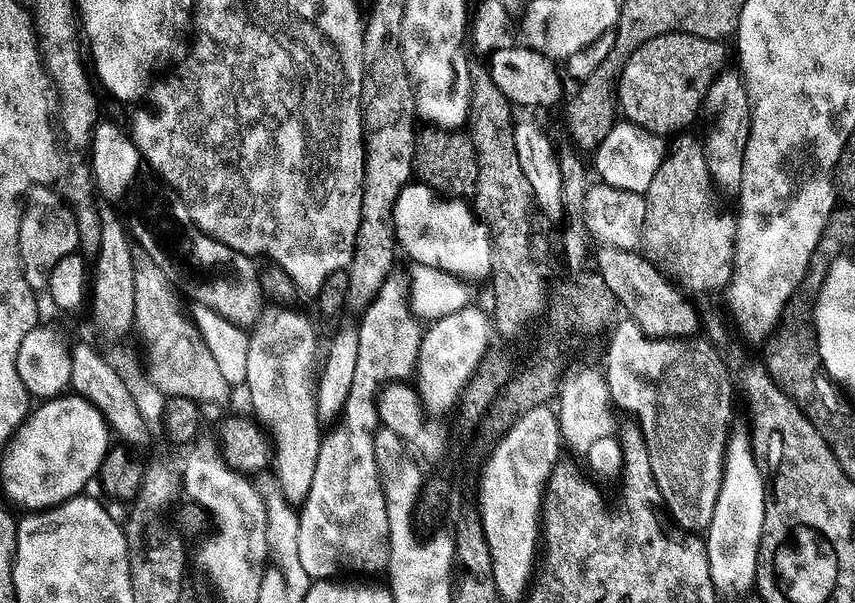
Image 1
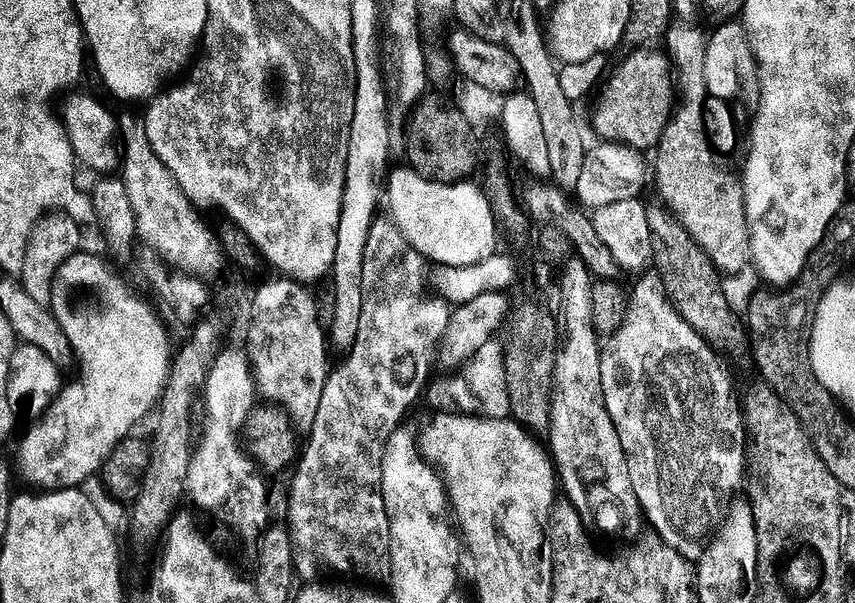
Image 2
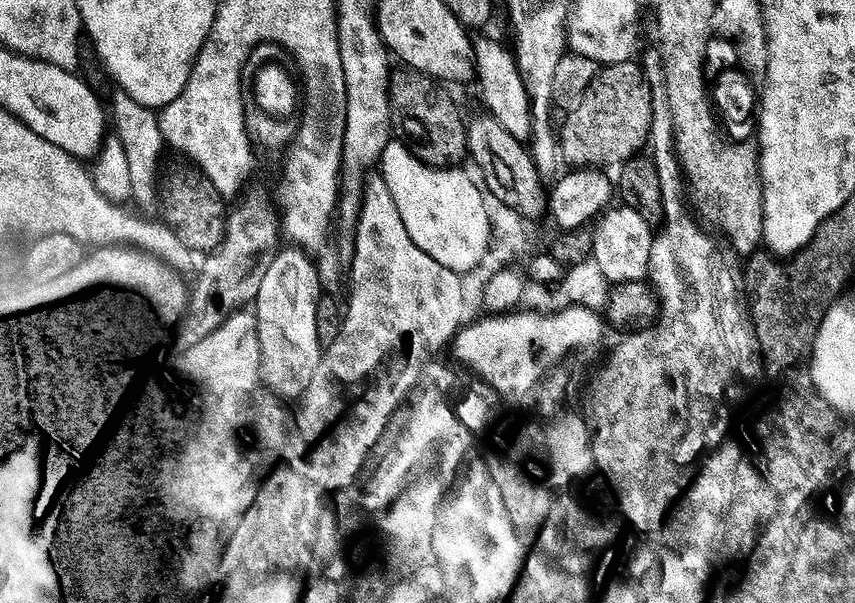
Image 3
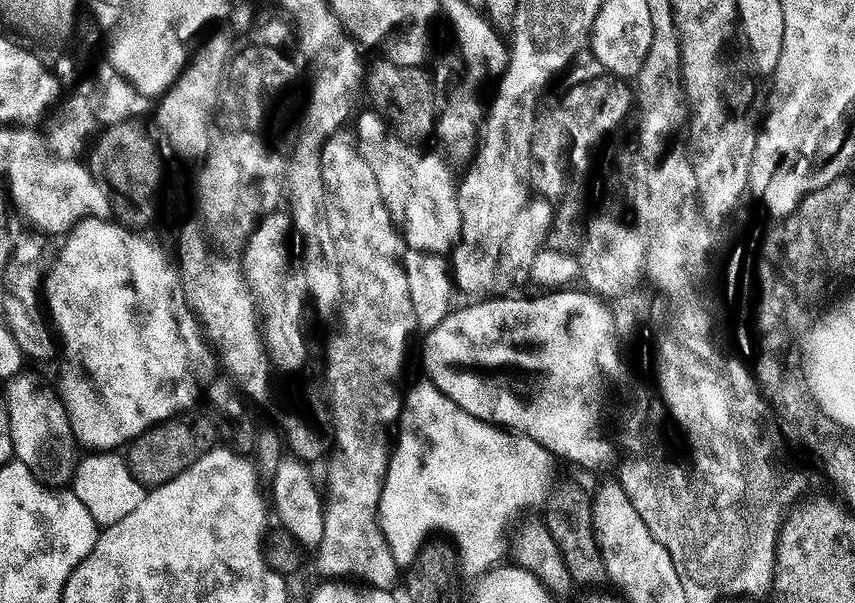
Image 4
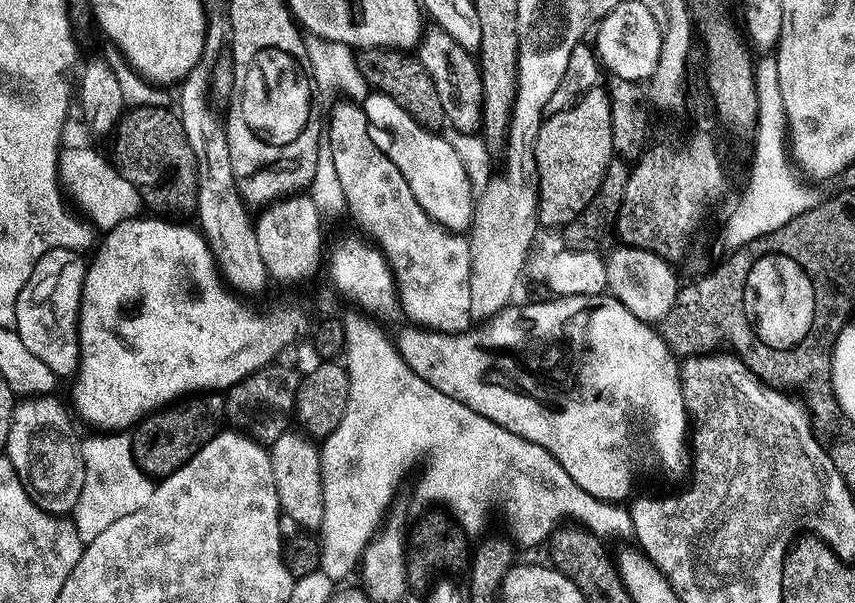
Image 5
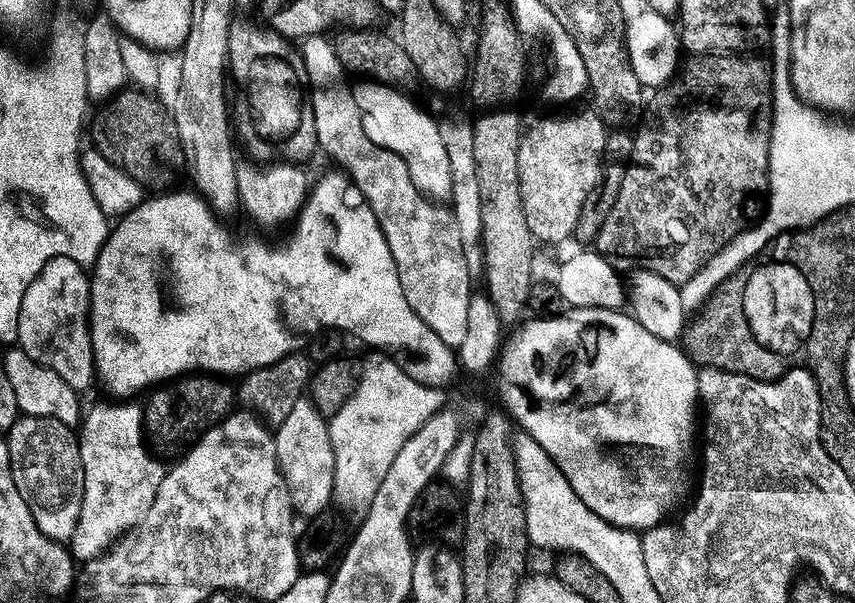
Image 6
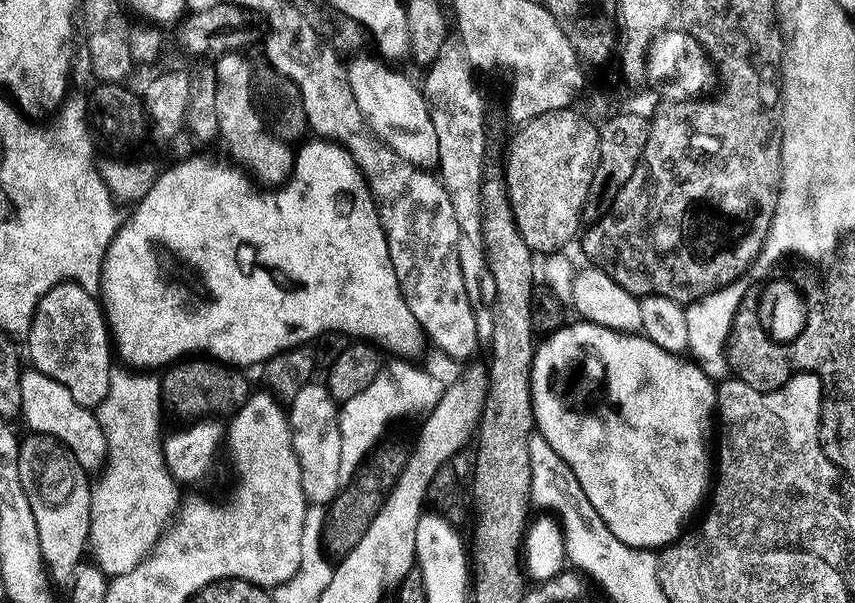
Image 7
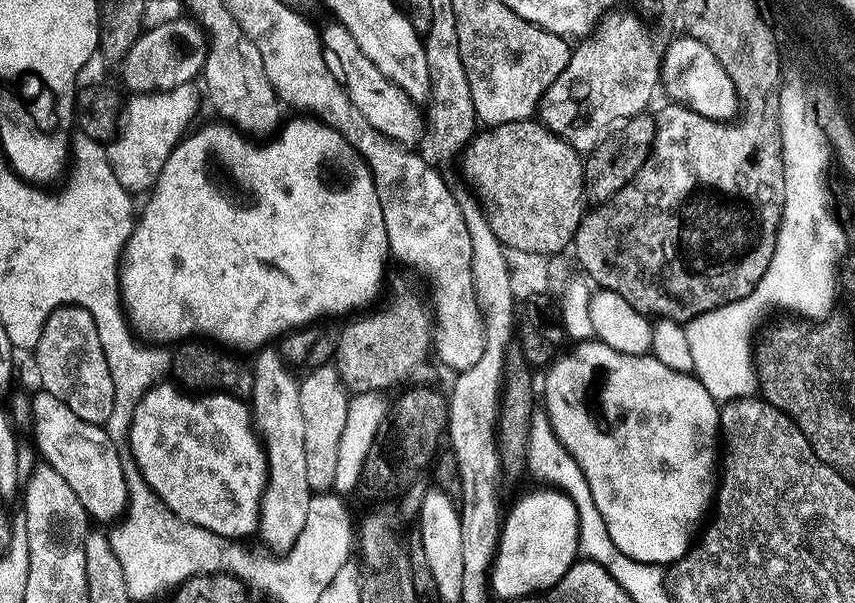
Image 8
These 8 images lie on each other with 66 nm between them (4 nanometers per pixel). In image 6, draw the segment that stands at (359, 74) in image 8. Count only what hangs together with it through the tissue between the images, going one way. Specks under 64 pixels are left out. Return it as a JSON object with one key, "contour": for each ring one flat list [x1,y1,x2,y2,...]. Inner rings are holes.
{"contour":[[360,82,362,84,355,85,354,91,352,93,352,97,354,98,354,102,358,102,358,110,362,114,362,118,364,119,364,125,366,126,366,134,370,134,370,138,375,142,378,146,382,146,386,150,390,150,394,154,398,154,402,159,406,162,406,166,409,167,410,170,410,178,414,178,414,182,418,186,418,190,423,192,425,196,437,201,444,202,444,199,448,200,452,195,452,171,450,170,450,154,446,152,446,142,442,142,442,130,440,129,437,117,432,117,430,113,423,112,422,109,419,108,418,105,415,104,414,101,411,100,408,96,403,96,401,89,399,87,392,87,388,84,375,83,375,82]]}

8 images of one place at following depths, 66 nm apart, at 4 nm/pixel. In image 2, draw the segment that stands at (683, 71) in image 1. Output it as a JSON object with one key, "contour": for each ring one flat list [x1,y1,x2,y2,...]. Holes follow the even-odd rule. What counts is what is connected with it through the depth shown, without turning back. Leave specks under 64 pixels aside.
{"contour":[[643,46,629,51,629,56,613,70,612,77,610,72,603,81,598,92,600,101,592,116,592,124,601,141,639,150,655,149,659,145,674,111,674,69,669,57,663,51,655,52,654,48]]}

